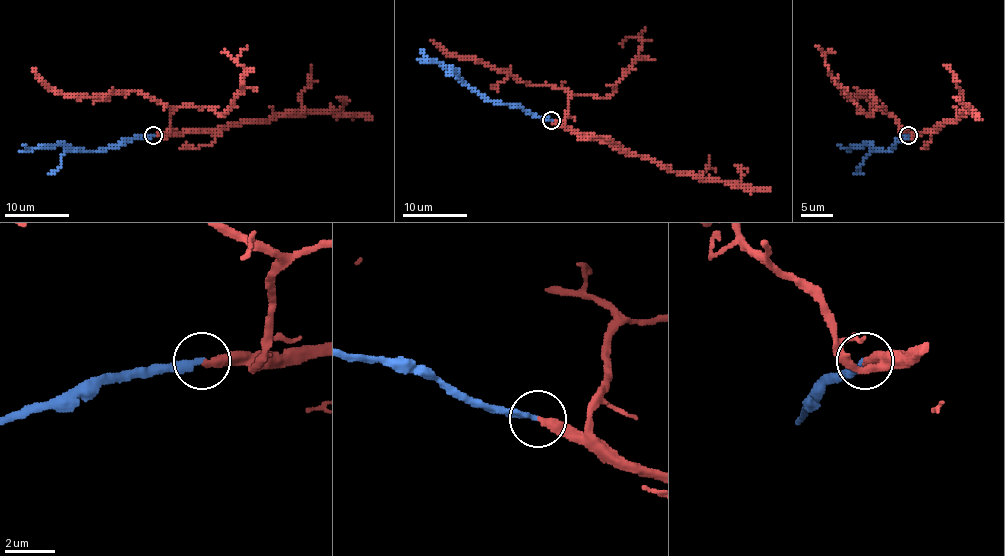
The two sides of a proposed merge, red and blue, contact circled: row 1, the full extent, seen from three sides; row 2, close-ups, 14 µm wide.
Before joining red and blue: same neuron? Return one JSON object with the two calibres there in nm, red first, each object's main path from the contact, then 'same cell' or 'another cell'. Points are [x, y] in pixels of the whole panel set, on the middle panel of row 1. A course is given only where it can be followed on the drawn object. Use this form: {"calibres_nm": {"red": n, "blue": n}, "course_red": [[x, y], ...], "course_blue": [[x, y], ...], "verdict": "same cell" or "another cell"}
{"calibres_nm": {"red": 360, "blue": 240}, "course_red": [[551, 119], [636, 155], [652, 158], [673, 171], [769, 190]], "course_blue": [[551, 119], [537, 118], [509, 105], [487, 102], [442, 65], [431, 62], [420, 49]], "verdict": "same cell"}

